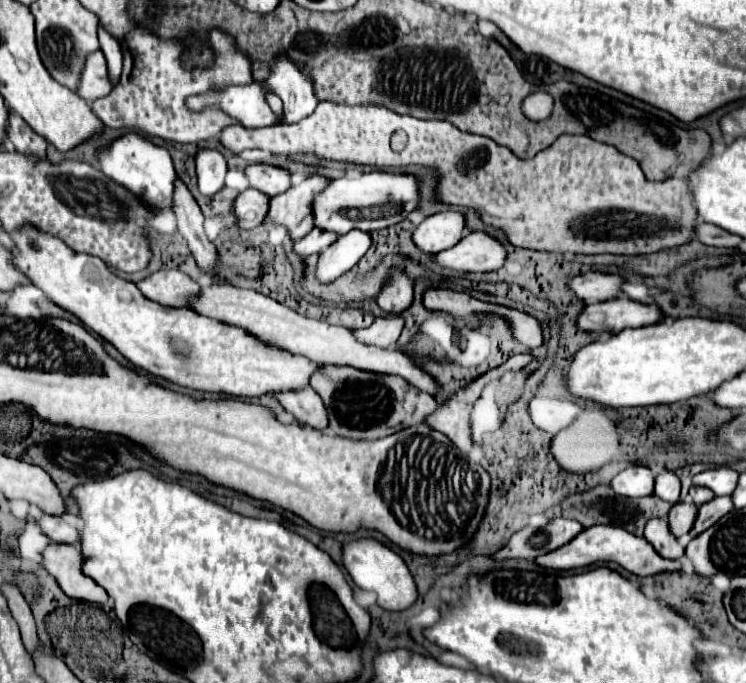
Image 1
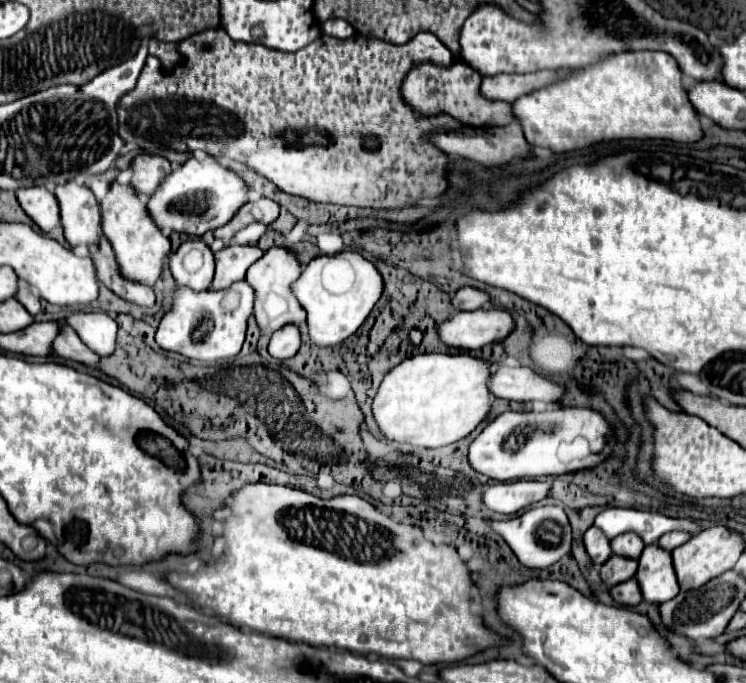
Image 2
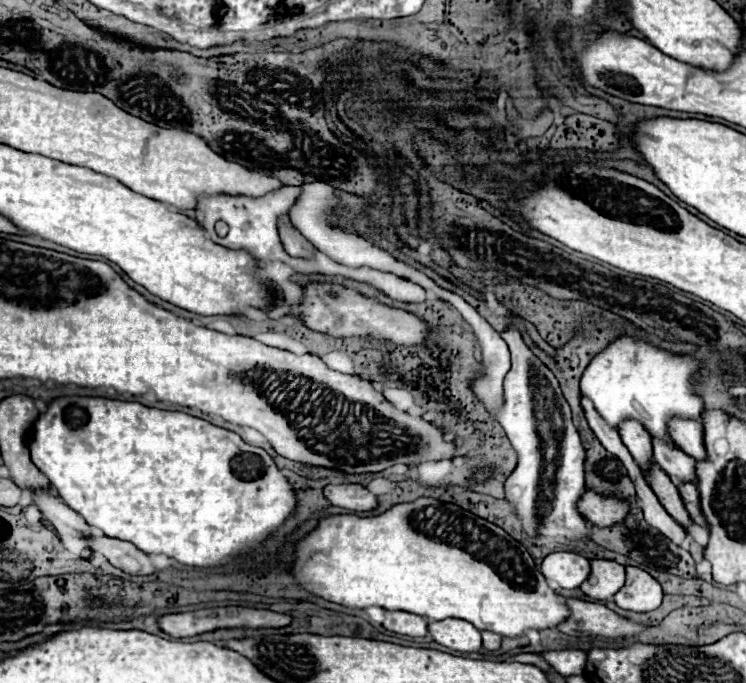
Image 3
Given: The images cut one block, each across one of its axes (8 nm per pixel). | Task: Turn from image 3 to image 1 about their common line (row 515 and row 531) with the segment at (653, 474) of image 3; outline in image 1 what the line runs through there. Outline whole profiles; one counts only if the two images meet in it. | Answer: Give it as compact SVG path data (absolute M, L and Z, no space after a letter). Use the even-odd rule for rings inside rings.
M678 502L670 508L670 516L668 516L668 524L670 524L670 532L678 538L682 534L686 534L696 518L696 506L694 504L686 504L686 502Z

